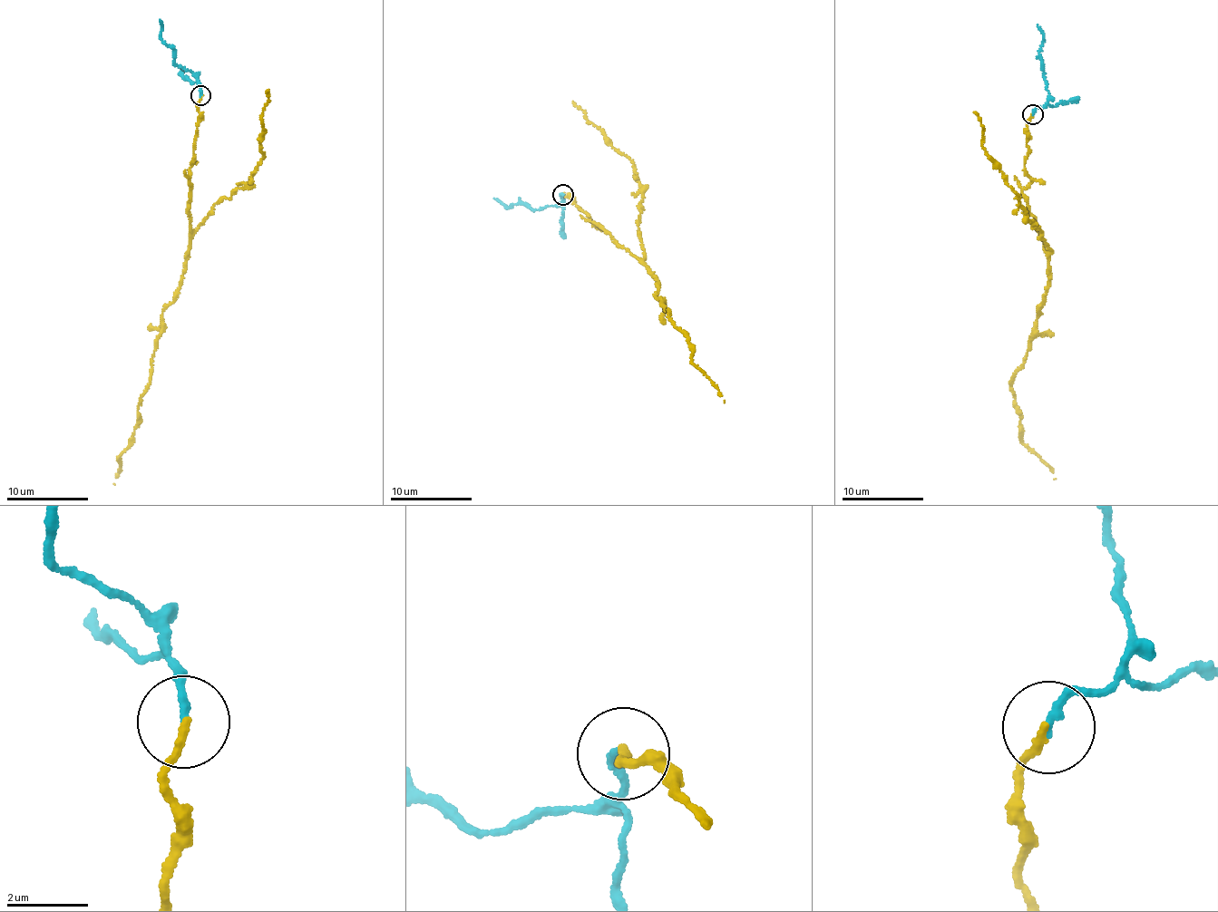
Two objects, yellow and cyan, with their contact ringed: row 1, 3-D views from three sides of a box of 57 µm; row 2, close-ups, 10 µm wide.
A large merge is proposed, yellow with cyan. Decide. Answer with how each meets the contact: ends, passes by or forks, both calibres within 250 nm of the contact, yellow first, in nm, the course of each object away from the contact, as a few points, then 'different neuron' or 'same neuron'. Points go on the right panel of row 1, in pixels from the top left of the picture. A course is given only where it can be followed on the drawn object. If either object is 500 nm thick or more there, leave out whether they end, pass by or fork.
yellow ends | cyan ends | 200/180 nm | yellow via (1031, 113), (1024, 173), (1031, 183), (1022, 197), (1046, 251), (1048, 288), (1010, 385), (1023, 444), (1056, 479) | cyan via (1033, 113), (1047, 101), (1048, 92), (1039, 54), (1043, 31), (1037, 24) | same neuron

